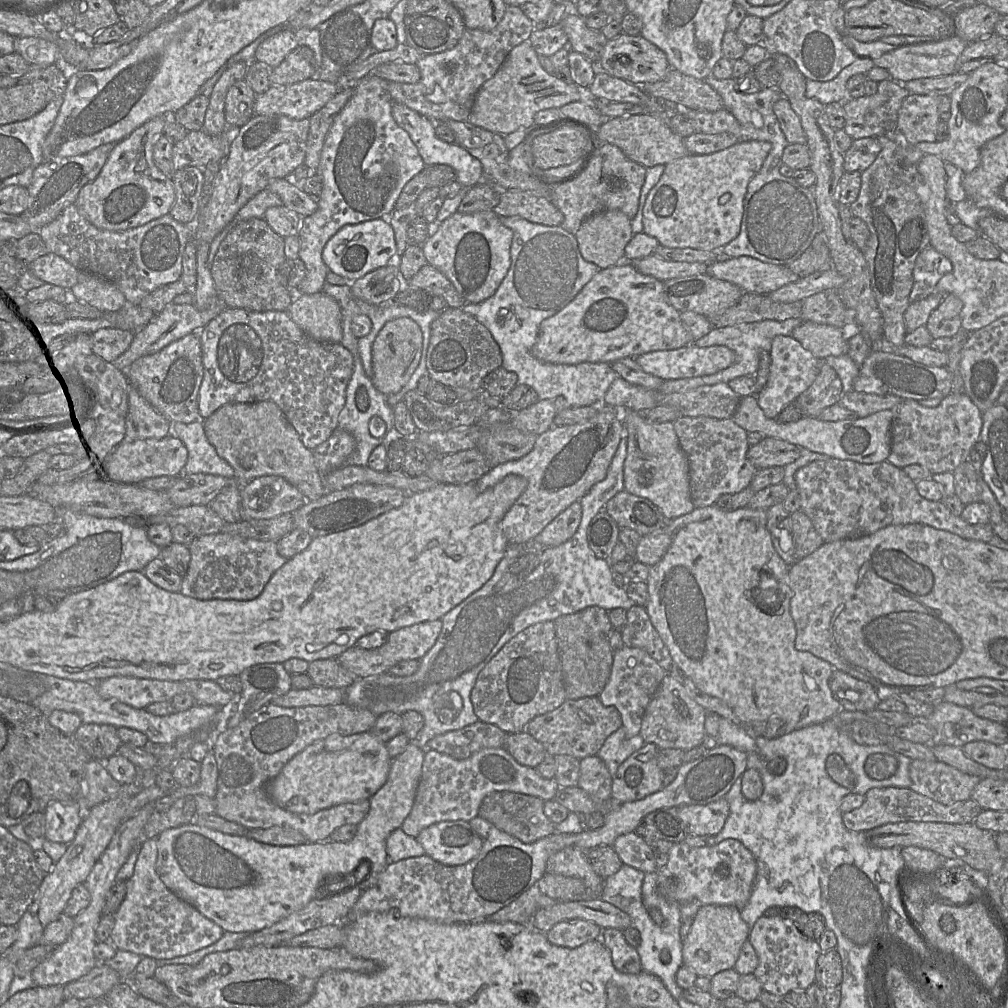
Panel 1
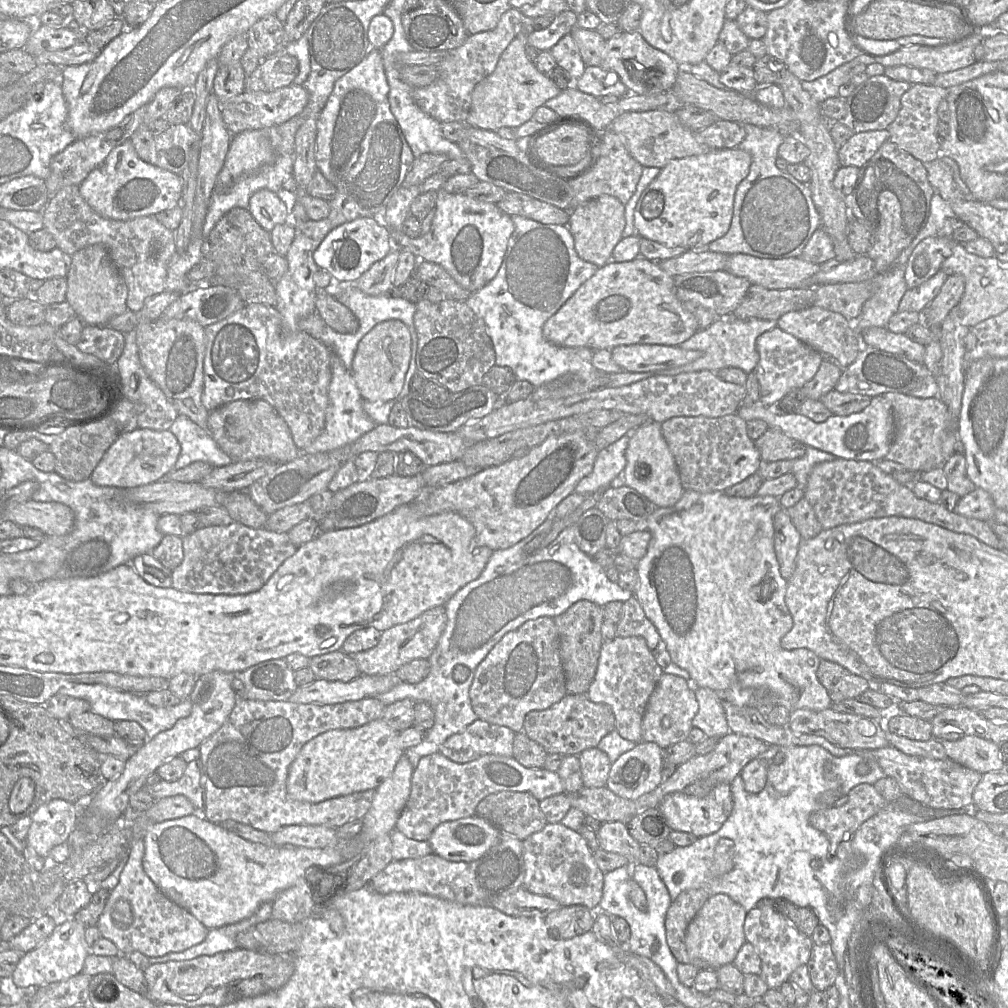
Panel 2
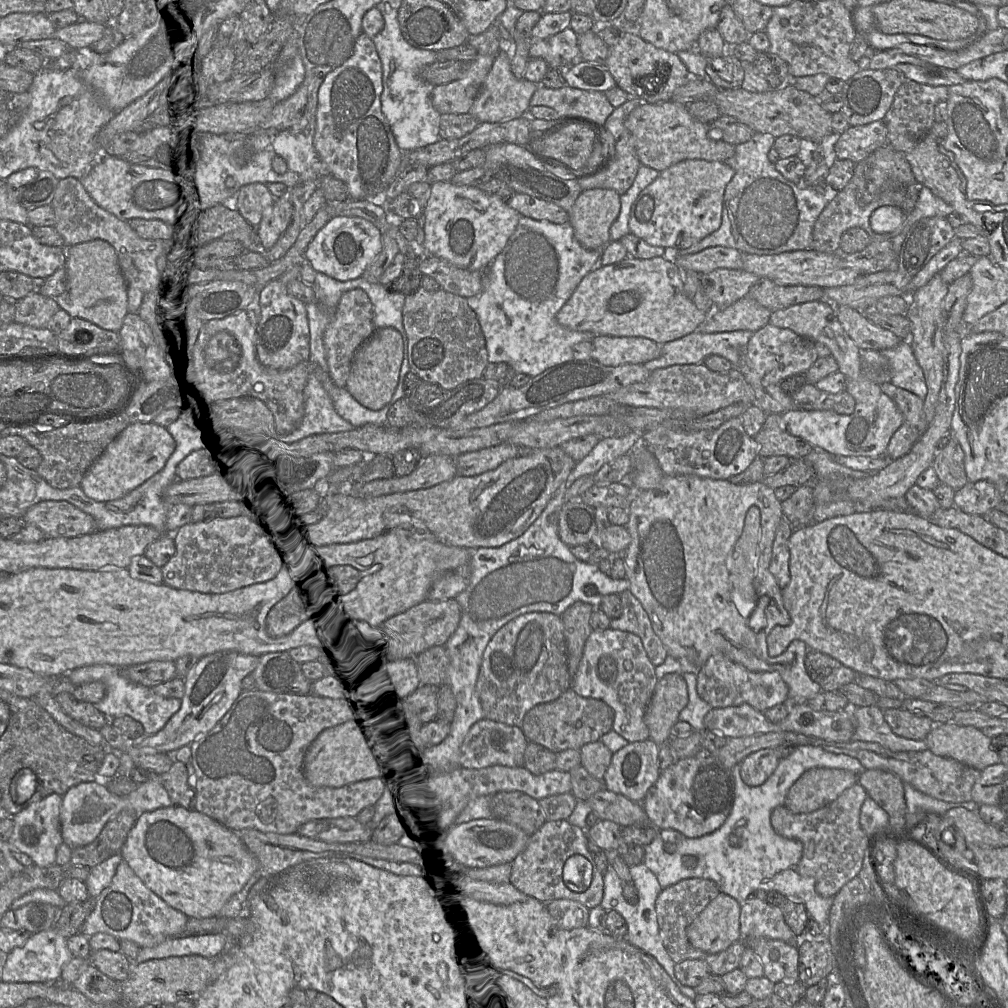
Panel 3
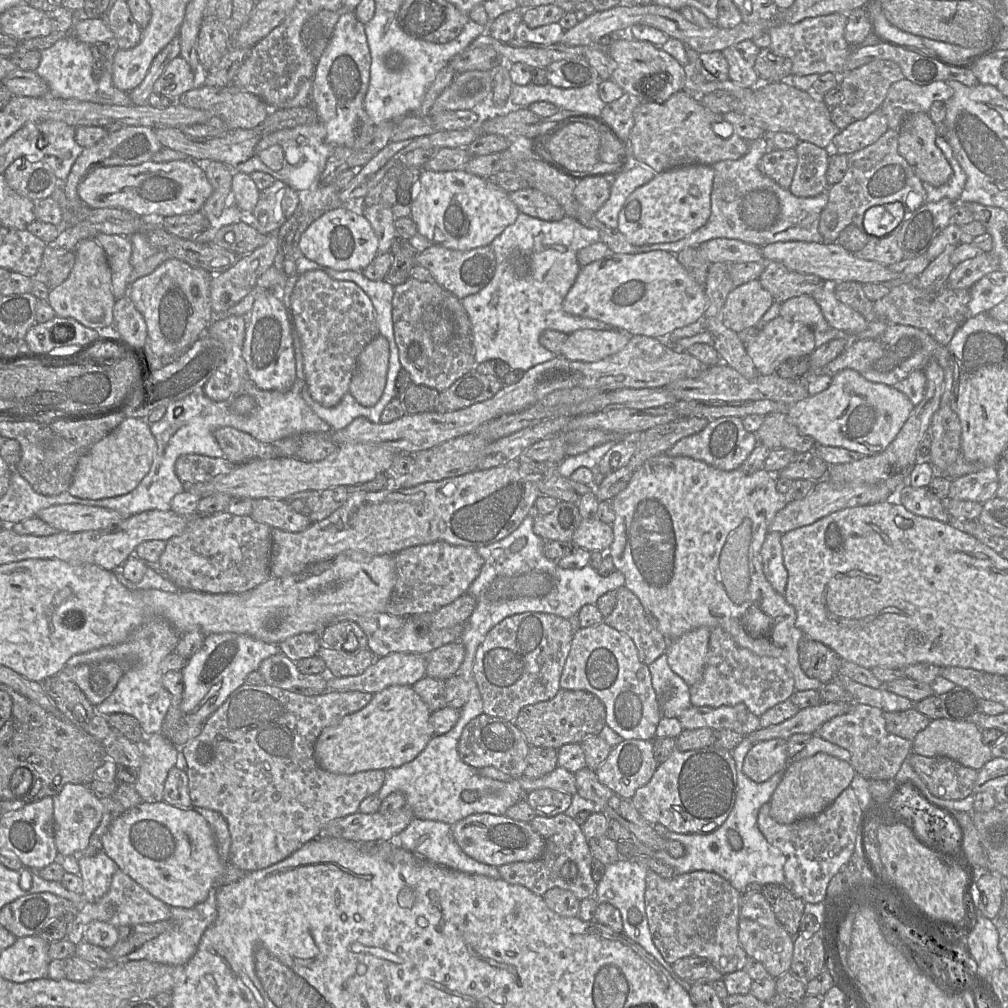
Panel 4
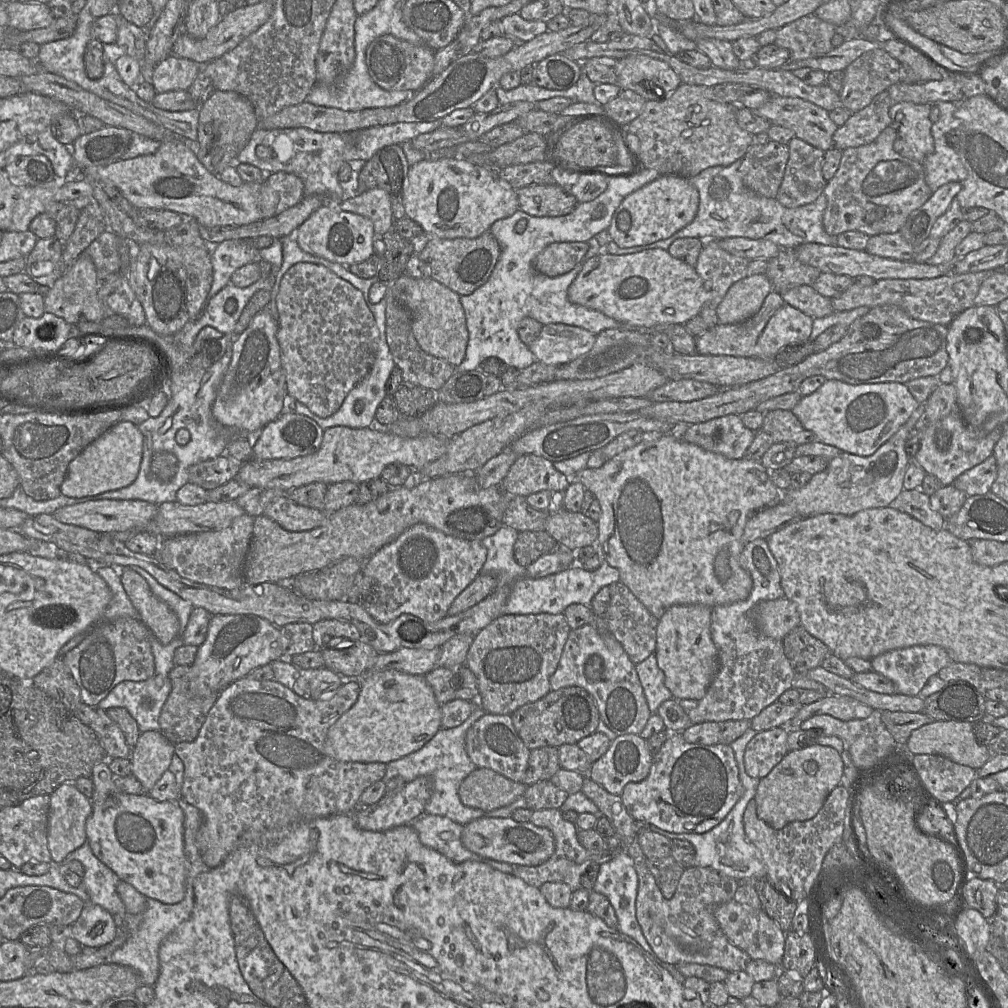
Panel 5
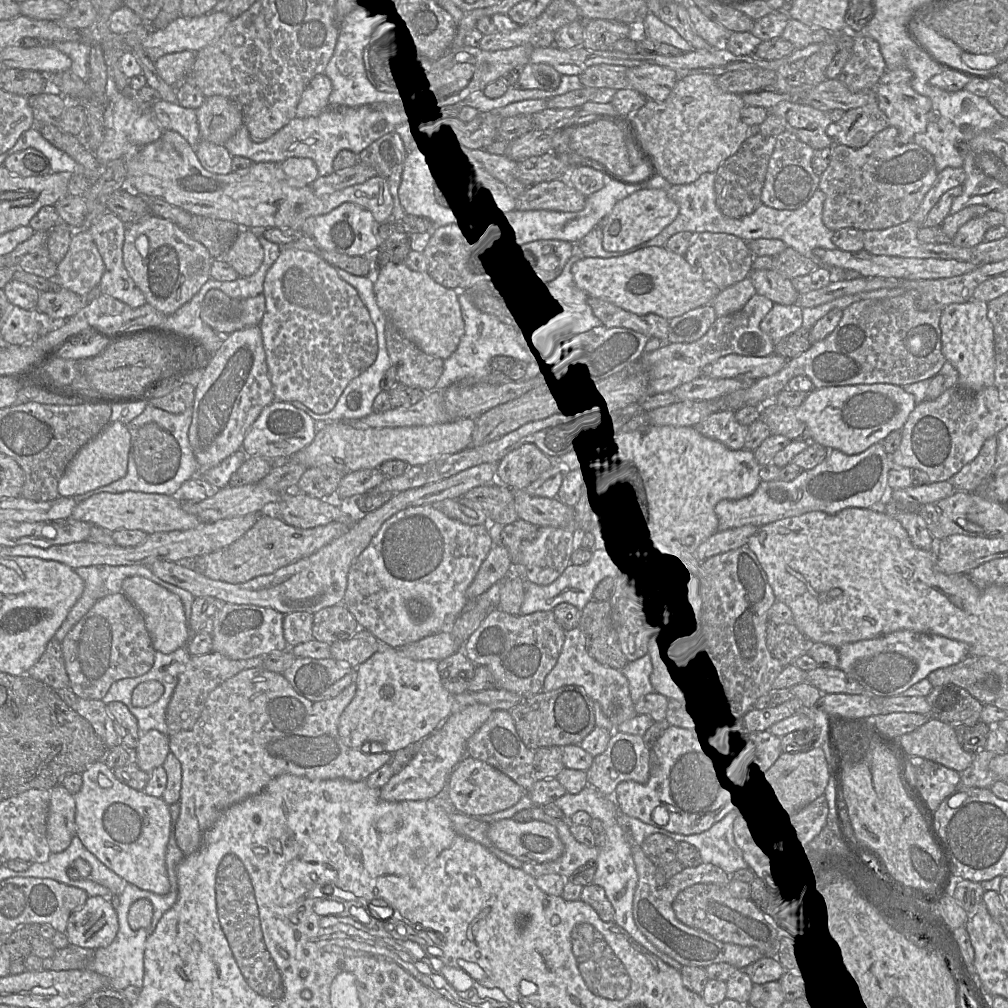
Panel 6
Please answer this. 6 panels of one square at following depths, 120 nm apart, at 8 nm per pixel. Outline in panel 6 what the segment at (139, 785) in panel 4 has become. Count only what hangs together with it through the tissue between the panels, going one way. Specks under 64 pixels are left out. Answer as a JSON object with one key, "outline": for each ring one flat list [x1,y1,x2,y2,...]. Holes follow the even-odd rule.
{"outline":[[157,730,140,734,137,747,131,751,133,762,144,772,150,774,155,768,163,767,170,753,169,737]]}

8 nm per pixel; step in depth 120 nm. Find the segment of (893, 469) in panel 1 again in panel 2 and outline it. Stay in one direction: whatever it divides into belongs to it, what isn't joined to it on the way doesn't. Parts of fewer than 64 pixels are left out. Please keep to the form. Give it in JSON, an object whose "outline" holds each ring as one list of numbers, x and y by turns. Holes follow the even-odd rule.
{"outline":[[836,458,816,464,808,477,804,498,812,506,823,529,852,524,871,518,900,516,933,523,948,530,970,534,981,542,1002,549,1001,541,987,521,965,517,949,511,940,503,918,498,910,485,899,483,891,475,880,470,872,461,856,461]]}

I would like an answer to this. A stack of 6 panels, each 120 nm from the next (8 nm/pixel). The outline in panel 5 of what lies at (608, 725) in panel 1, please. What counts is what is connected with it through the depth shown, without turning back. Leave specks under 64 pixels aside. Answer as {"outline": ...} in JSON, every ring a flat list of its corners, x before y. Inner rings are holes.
{"outline":[[577,686,551,690,539,700,518,708,511,716,518,736,529,750,576,744,595,733,601,720,594,698,585,689]]}

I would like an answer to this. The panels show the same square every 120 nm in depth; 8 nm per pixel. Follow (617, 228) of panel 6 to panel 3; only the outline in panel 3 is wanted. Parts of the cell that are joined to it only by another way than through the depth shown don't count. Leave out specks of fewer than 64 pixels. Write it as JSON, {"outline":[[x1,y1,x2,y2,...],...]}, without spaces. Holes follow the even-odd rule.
{"outline":[[687,159,661,171,636,198,630,211,630,233,650,245,685,249,719,229,722,223,724,192,735,174,720,161]]}

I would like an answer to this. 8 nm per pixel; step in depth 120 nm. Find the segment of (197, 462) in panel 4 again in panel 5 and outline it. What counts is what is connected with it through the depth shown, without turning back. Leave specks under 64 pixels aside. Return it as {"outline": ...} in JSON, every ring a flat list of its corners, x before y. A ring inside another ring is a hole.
{"outline":[[227,454,197,463,188,469,189,482,205,490,215,489,235,478,242,464]]}

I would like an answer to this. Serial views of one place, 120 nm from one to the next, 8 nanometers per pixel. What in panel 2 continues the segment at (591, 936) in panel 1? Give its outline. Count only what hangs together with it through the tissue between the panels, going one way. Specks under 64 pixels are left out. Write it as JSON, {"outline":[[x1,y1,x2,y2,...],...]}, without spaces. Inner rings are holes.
{"outline":[[564,905,544,918,549,935,558,940,568,940,590,932,597,911,582,905]]}

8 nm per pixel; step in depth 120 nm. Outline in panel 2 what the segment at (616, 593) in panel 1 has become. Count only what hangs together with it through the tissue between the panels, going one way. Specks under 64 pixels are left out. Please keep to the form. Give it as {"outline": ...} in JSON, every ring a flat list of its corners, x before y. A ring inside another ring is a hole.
{"outline":[[627,434,599,450,592,472,579,481,574,492,586,497,622,479,622,471,626,465,625,452,629,440,630,435],[575,524,562,530,553,542,535,552,526,551,527,540,530,536,531,534,509,548,494,551,480,576,459,589,446,602,444,607,447,623,437,646,428,658,430,669,427,676,416,684,398,682,388,692,377,695,376,698,385,706,400,700,410,699,414,702,426,702,432,707,435,713,433,726,426,732,419,744,408,748,403,753,413,767,422,757,439,752,440,745,447,738,461,732,478,719,473,711,469,696,474,672,480,662,506,633,517,629,528,620,539,617,555,618,579,600,589,600,603,607,611,601,624,603,633,596,631,591,610,581,605,569,596,563,591,556,580,550,575,542]]}

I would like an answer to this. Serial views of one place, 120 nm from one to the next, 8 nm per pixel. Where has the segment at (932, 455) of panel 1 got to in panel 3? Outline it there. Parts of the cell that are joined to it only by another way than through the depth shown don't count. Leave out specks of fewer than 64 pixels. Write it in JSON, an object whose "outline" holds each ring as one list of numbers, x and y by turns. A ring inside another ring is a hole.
{"outline":[[891,382,883,383,880,387,903,414,903,423,891,437,885,451,885,457,894,461,912,449,927,430,929,423,926,422,923,414,923,399]]}

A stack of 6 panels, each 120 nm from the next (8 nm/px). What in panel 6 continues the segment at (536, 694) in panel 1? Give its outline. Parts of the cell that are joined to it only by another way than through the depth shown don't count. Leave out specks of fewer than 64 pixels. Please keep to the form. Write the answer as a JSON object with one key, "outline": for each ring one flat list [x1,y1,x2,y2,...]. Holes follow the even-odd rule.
{"outline":[[494,609,486,615,479,627,463,644,463,651,476,666,486,666,495,679,495,687,524,697,536,695,543,690,548,673,560,655,566,631,558,624,552,611,537,611,527,615,511,615]]}

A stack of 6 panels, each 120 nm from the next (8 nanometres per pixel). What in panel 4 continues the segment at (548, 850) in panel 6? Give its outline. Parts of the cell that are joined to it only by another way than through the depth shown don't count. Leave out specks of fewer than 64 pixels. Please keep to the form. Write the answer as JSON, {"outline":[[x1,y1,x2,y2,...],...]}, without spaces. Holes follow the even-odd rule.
{"outline":[[490,813,470,815,452,825,452,833,454,840,466,855,495,867,512,862,536,860,545,849,543,838,532,829,530,823,505,815]]}

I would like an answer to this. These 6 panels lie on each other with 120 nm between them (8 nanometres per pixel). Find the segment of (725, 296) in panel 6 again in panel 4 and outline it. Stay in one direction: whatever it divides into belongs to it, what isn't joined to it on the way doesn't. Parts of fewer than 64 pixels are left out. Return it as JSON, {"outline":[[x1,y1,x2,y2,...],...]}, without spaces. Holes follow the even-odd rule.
{"outline":[[759,279,734,287,722,308,723,324,737,333,752,328,773,302,773,296,761,285]]}

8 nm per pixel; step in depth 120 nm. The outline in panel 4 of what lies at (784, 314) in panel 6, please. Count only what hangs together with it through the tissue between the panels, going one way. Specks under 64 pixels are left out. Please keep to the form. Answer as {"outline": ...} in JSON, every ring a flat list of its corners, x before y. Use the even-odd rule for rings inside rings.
{"outline":[[777,316,764,324,746,343,746,351,760,375,776,373,778,366,794,356,810,356,816,349,814,331,801,322]]}

